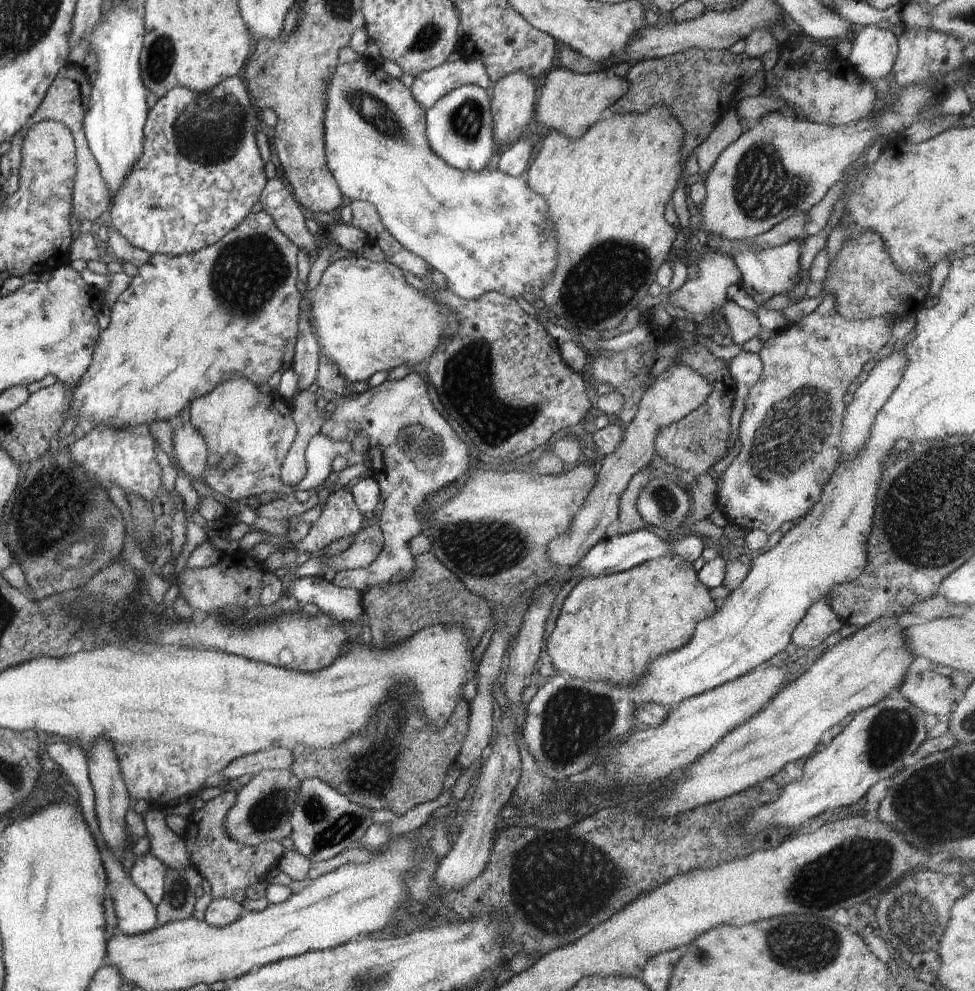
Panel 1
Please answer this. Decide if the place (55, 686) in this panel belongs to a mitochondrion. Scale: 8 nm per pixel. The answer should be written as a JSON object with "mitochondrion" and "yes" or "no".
{"mitochondrion":"no"}

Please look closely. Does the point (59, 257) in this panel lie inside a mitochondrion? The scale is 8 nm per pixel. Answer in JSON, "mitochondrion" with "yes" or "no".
{"mitochondrion":"no"}

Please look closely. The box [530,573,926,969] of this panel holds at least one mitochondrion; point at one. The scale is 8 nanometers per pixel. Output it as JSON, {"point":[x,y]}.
{"point":[863,864]}

